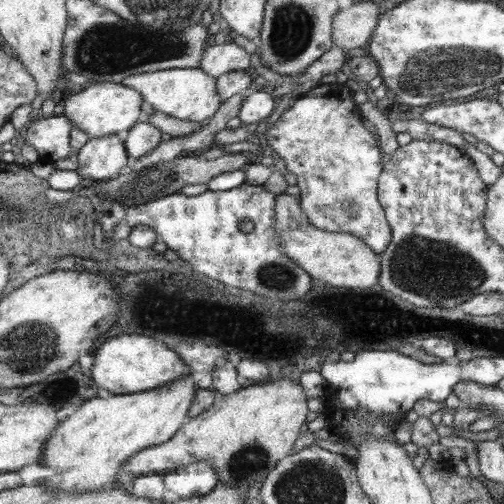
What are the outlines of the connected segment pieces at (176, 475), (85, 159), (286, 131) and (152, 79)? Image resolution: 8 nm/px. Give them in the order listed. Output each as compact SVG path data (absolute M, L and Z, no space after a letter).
M206 461L178 468L164 475L166 489L178 494L180 499L190 499L211 493L219 484L219 472Z
M111 134L107 137L91 138L74 156L78 162L77 174L81 178L92 178L96 183L118 176L118 172L128 162L127 147L122 141L122 135Z
M342 83L316 86L306 95L296 98L294 105L264 131L271 150L286 162L286 171L297 178L295 185L300 188L304 214L310 219L311 226L327 232L354 235L373 248L376 254L381 254L391 241L391 229L377 195L382 152L378 150L377 136L362 122L362 113L358 112L352 94L354 92Z
M198 67L193 69L158 69L156 72L133 74L124 79L121 84L140 92L140 95L155 111L163 112L180 120L203 124L214 117L223 104L222 96L218 92L218 80Z

